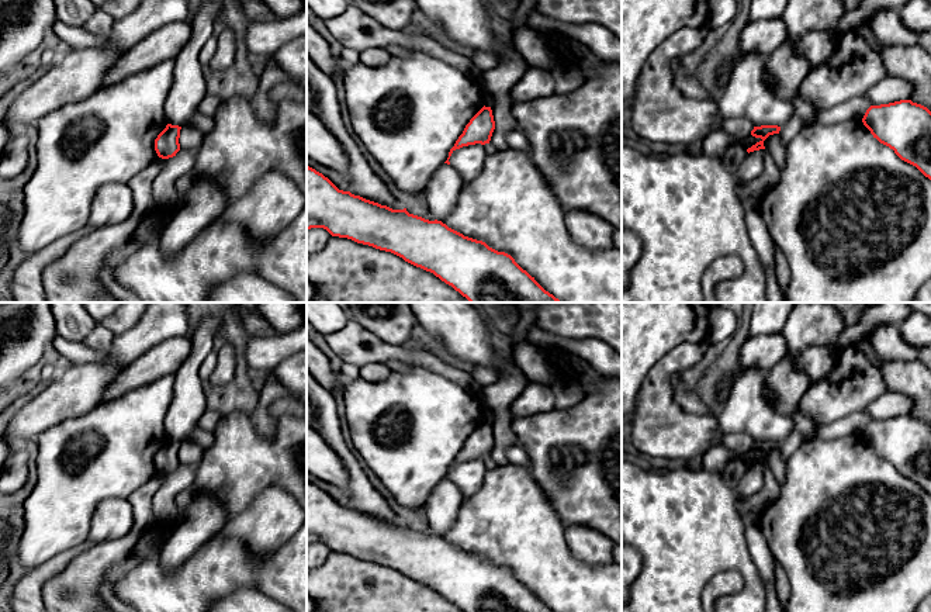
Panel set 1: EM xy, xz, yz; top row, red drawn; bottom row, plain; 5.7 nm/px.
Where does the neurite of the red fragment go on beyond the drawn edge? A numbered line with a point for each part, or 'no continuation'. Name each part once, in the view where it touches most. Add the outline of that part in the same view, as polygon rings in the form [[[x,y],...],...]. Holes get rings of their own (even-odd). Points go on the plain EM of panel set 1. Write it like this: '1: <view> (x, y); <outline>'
no continuation

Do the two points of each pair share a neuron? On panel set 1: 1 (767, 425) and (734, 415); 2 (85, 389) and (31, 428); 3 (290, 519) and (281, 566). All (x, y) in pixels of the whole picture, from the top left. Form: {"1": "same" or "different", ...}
{"1": "same", "2": "same", "3": "different"}

